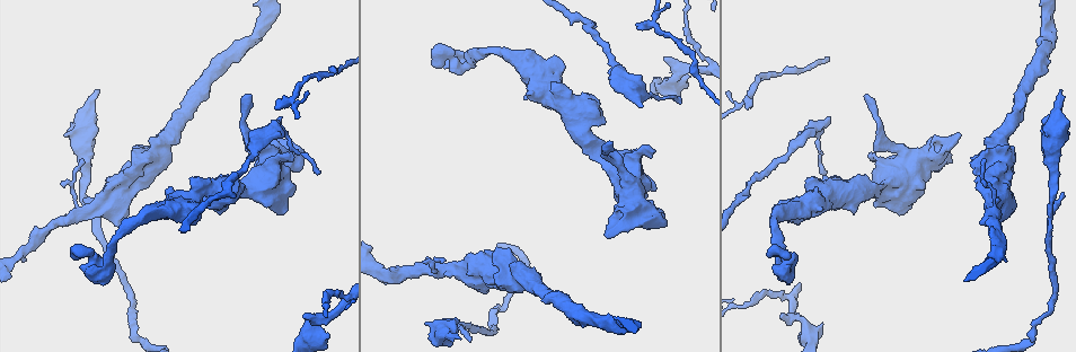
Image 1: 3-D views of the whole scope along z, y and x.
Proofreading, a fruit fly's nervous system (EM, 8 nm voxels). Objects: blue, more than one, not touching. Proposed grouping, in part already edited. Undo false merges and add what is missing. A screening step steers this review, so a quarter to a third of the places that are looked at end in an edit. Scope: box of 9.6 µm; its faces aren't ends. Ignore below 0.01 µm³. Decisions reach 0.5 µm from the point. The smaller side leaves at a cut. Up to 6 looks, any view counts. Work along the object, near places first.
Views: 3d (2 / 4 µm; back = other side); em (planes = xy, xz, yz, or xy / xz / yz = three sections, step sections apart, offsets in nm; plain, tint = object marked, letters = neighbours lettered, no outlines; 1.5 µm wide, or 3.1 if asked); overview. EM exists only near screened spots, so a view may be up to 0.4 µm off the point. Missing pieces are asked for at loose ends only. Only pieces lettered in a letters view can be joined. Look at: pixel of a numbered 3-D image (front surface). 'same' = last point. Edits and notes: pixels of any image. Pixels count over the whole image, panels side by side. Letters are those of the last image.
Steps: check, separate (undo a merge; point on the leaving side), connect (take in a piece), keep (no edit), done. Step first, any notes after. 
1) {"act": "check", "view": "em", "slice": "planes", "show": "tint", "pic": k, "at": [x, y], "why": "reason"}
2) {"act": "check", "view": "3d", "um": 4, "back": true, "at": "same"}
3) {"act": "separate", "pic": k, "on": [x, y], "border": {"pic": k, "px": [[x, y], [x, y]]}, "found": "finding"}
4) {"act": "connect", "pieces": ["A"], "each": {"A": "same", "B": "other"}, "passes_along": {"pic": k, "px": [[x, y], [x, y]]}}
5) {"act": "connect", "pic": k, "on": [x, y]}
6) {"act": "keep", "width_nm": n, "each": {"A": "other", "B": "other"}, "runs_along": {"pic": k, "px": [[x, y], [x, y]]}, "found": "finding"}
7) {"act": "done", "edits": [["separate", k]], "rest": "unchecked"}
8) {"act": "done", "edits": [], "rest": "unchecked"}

{"act": "check", "view": "em", "slice": "xy", "step": 8, "show": "tint", "pic": 1, "at": [253, 142], "why": "sudden change in width"}

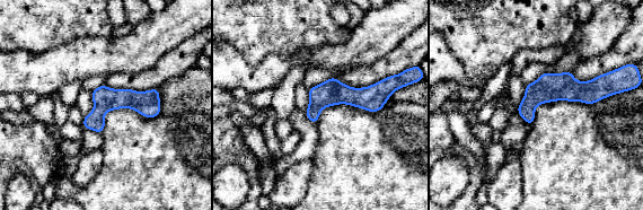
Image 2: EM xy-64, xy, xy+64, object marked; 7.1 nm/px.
{"act": "check", "view": "em", "slice": "xy", "step": 8, "show": "letters", "at": "same", "why": "what lies round it"}

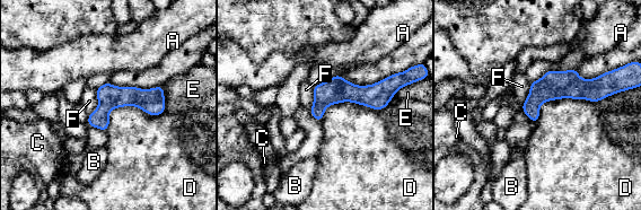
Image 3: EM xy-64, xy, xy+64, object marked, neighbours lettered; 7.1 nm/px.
{"act": "keep", "width_nm": 160, "each": {"A": "other", "B": "other", "C": "other", "D": "other", "E": "other", "F": "other"}, "found": "continuous, no second neuron"}

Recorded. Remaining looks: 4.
{"act": "check", "view": "3d", "um": 2, "pic": 1, "at": [825, 174], "why": "tapers out"}

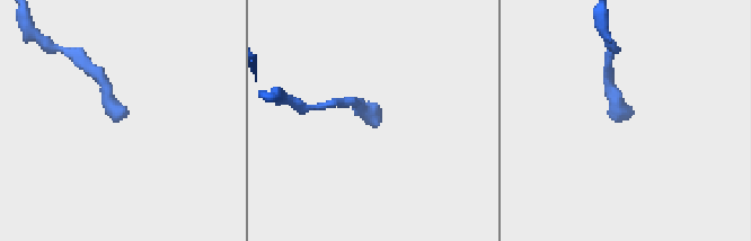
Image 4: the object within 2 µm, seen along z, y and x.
{"act": "check", "view": "em", "slice": "xz", "step": 4, "show": "letters", "pic": 4, "at": [622, 119], "why": "now the EM"}

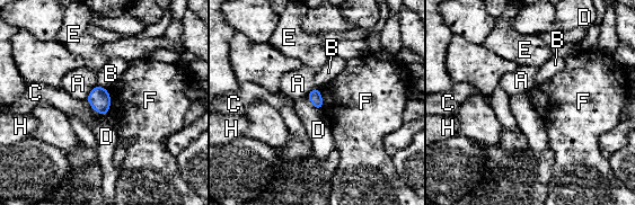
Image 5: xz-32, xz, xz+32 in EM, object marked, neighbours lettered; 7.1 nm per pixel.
{"act": "keep", "each": {"A": "other", "B": "other", "C": "other", "D": "other", "E": "other", "F": "other", "H": "other"}, "found": "no lettered piece goes on from it"}

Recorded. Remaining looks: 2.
{"act": "check", "view": "em", "slice": "yz", "step": 4, "show": "tint", "pic": 1, "at": [663, 213], "why": "an open end"}

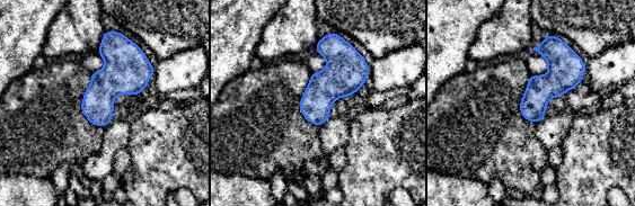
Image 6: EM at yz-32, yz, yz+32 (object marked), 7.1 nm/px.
{"act": "check", "view": "em", "slice": "planes", "show": "letters", "at": "same"}

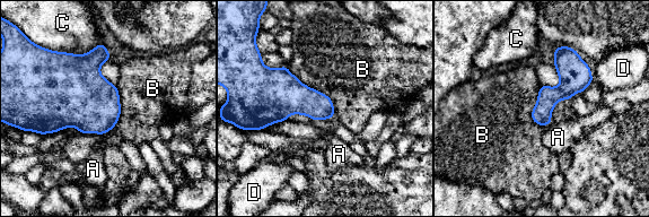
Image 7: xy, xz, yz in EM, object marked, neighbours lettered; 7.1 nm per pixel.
{"act": "keep", "longest_contact_nm": ["B", 500], "each": {"A": "other", "B": "other", "C": "other", "D": "other"}, "border": {"pic": 7, "px": [[287, 66], [330, 98], [334, 115]]}, "found": "no lettered piece goes on from it"}

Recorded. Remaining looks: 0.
{"act": "done", "edits": [], "rest": "unchecked"}

